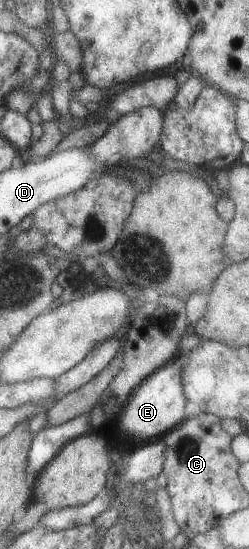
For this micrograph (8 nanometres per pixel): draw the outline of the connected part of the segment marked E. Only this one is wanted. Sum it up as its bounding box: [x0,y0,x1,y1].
[117,361,188,441]

